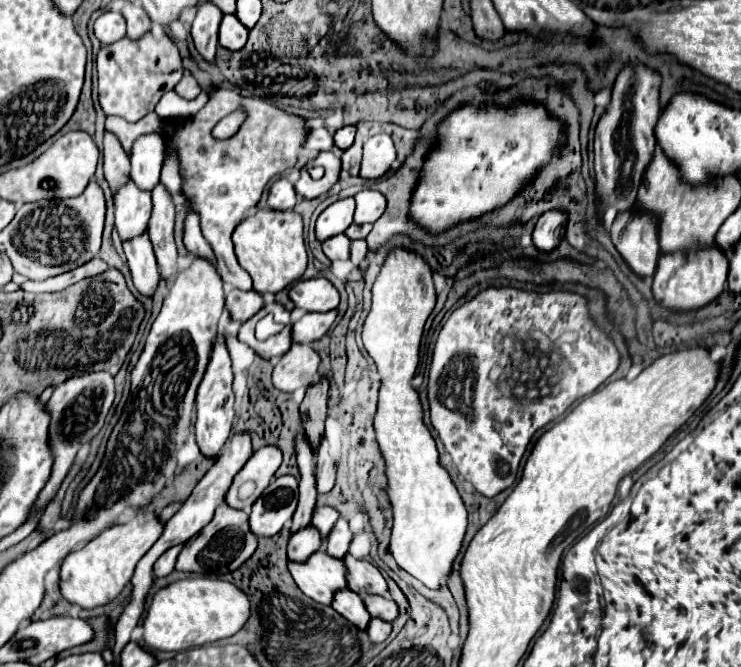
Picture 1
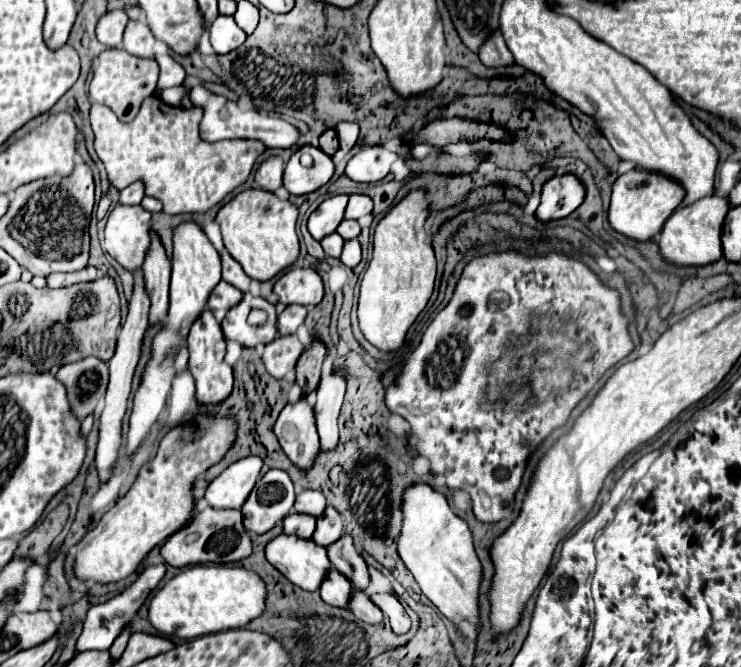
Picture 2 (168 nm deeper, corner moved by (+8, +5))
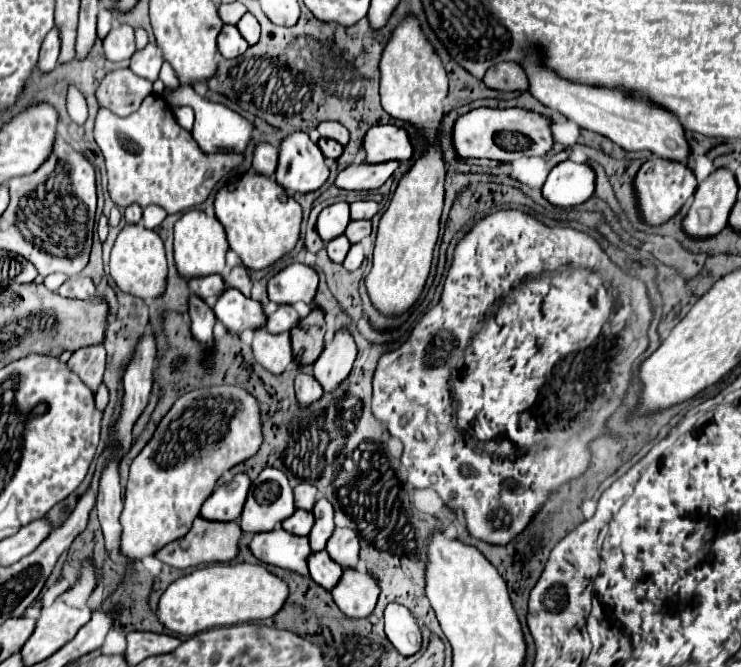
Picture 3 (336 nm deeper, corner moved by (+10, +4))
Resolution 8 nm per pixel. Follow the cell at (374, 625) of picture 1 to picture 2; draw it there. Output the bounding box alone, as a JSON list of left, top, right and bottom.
[348,588,382,624]

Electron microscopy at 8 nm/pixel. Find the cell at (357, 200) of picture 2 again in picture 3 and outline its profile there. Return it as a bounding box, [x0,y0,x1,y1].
[350,201,378,219]

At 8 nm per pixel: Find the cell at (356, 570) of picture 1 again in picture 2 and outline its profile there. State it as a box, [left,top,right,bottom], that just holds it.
[328,534,370,590]

